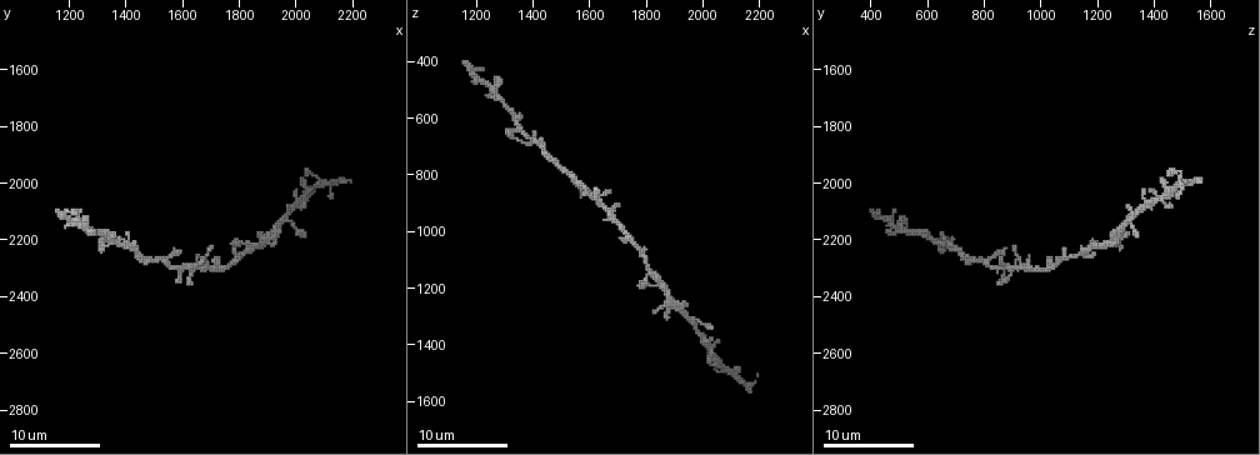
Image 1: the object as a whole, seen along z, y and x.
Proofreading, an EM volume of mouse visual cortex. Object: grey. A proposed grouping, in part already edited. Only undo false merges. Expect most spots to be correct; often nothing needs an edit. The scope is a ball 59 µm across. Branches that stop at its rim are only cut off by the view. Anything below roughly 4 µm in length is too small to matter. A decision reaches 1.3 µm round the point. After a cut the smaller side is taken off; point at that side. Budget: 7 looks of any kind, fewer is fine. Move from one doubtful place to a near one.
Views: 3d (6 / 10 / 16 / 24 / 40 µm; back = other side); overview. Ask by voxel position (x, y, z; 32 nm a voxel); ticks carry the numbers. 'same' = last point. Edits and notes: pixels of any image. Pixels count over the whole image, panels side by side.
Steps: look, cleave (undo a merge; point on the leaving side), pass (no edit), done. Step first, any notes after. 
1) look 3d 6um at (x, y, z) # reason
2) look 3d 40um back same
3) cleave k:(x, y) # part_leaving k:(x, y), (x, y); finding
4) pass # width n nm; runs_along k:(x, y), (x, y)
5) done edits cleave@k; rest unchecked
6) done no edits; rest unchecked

look 3d 6um at (1700, 2300, 980)

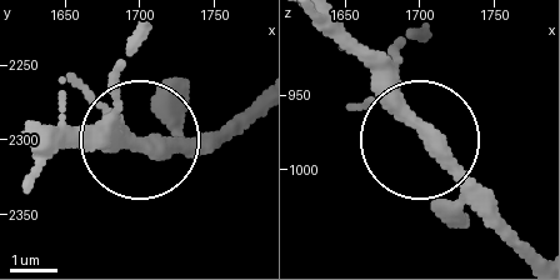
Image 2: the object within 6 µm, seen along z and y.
look 3d 6um back at (1712, 2304, 984)

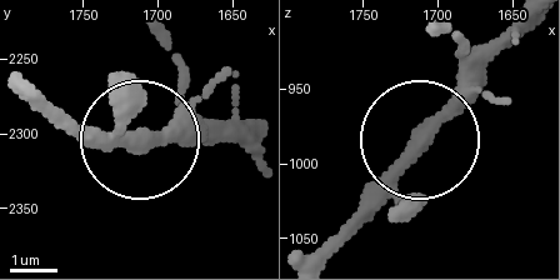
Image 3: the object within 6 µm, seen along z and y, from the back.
pass # one cell here

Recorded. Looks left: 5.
look 3d 10um at (1810, 2240, 1130) # three-way junction

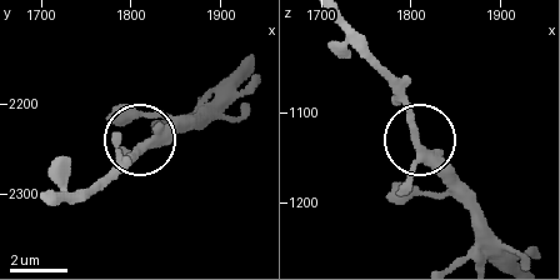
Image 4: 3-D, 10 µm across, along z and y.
look 3d 6um at (1810, 2250, 1140)

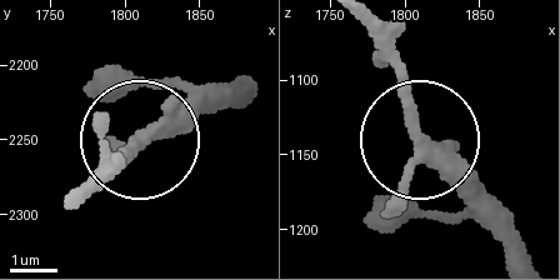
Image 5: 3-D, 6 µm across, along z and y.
pass # runs_along 5:(360, 26), (419, 134), (499, 213); continuous, no second cell

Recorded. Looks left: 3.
look 3d 10um at (1970, 2120, 1320) # thin arm on a thick one

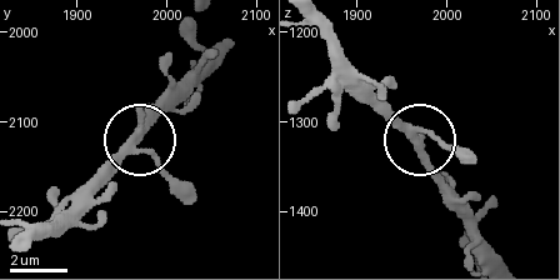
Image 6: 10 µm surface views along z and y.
pass # runs_along 6:(308, 25), (334, 60), (418, 138), (474, 151); all the same cell

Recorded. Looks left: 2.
look 3d 6um at (1400, 2220, 670) # thin arm on a thick one

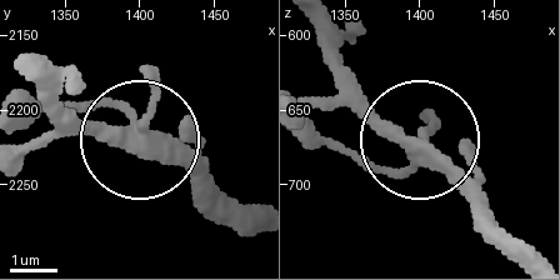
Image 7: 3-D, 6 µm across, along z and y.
look 3d 6um back at (1396, 2226, 672)

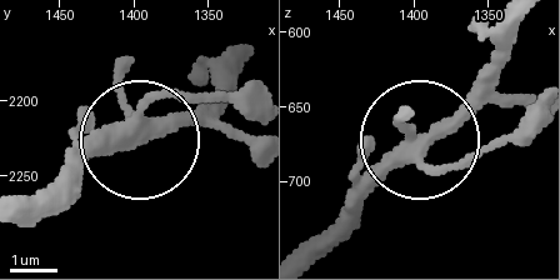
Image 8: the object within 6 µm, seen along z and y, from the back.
pass # arms 4; all the same cell

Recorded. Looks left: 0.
done no edits; rest unchecked

